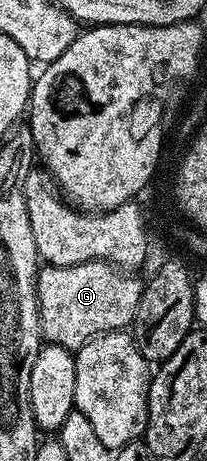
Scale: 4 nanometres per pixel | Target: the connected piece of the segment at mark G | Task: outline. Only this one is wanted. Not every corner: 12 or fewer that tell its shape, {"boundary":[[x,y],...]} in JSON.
{"boundary":[[109,262],[43,265],[38,329],[76,352],[126,330],[143,279]]}

